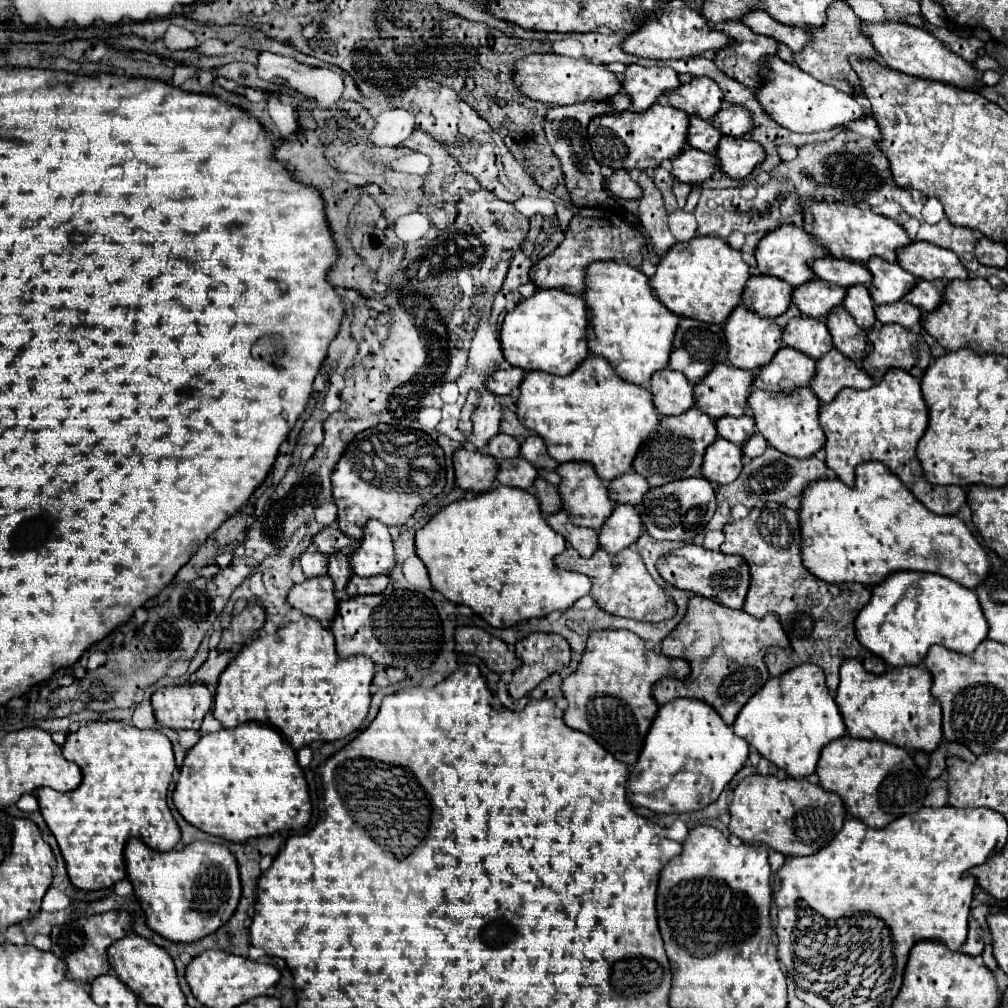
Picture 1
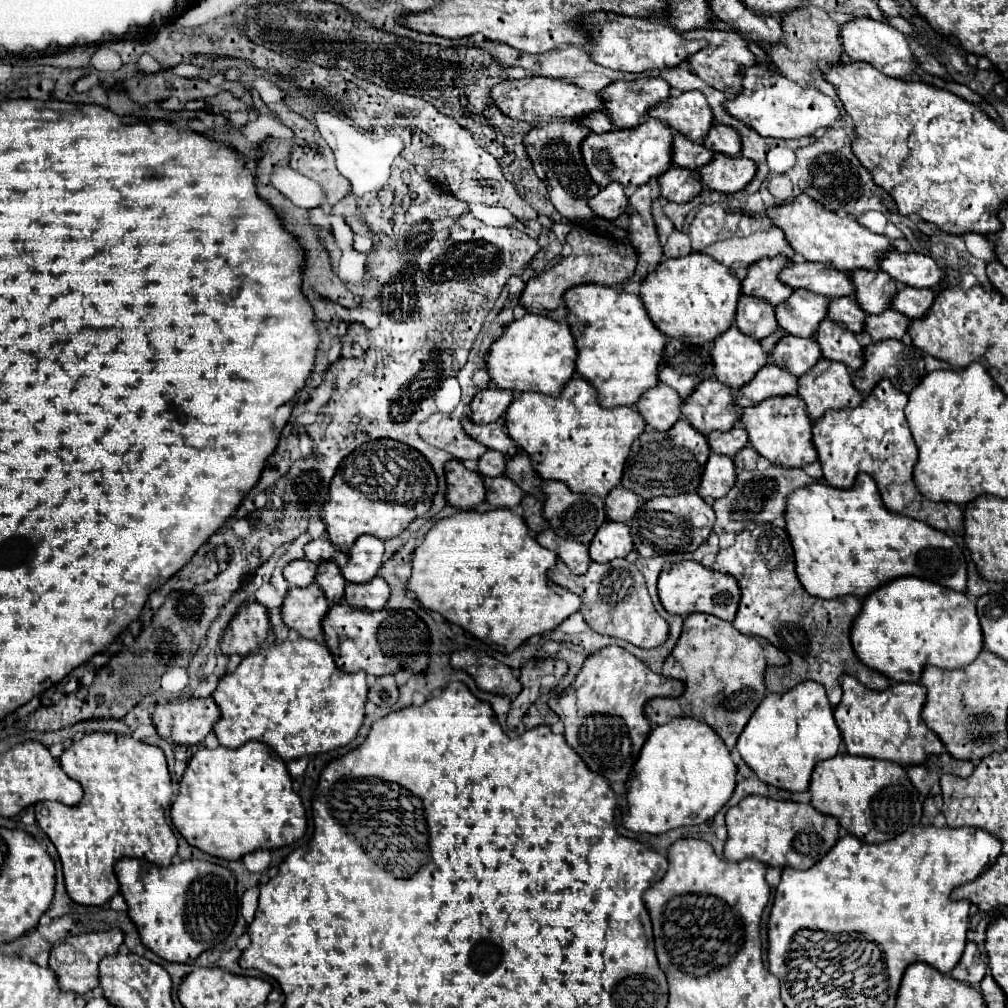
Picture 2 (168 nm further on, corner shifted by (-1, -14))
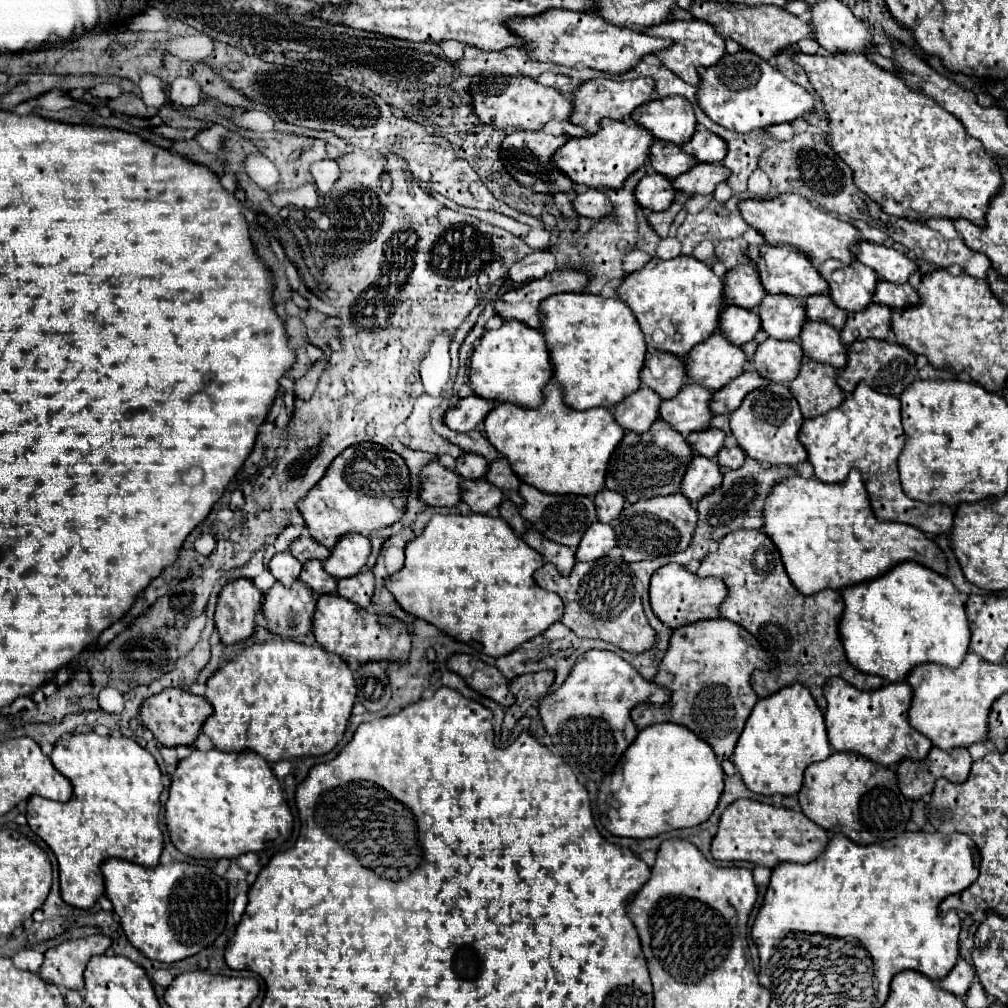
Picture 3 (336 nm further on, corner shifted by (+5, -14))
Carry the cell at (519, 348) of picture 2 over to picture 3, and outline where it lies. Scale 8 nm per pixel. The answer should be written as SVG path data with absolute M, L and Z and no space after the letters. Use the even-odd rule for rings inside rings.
M508 320L498 330L486 332L470 356L468 378L472 392L486 400L520 404L522 408L540 406L542 388L552 378L552 364L542 332L516 320Z

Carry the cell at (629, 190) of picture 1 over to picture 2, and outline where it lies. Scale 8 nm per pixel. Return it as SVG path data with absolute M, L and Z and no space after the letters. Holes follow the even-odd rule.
M612 182L610 186L602 188L600 194L590 200L590 208L594 210L596 216L602 216L606 220L616 220L628 208L628 196L624 192L624 186Z

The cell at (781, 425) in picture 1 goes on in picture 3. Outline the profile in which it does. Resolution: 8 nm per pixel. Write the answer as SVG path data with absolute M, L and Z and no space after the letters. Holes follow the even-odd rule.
M766 382L764 386L752 390L744 398L742 406L732 412L730 430L746 456L758 462L796 466L798 462L804 462L808 458L804 446L798 442L798 430L802 426L802 420L804 418L800 414L800 406L788 386Z

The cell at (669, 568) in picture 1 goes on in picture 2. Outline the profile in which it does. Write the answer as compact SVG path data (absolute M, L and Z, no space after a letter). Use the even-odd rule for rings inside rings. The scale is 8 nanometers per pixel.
M678 562L672 564L670 568L664 568L658 578L658 594L662 606L670 614L692 614L692 612L704 612L704 614L714 614L722 620L732 622L738 604L740 604L740 588L734 576L716 572L712 568L704 568L700 562Z

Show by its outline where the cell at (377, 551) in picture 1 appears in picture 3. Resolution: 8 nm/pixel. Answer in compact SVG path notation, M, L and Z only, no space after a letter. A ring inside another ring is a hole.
M350 532L350 534L344 534L334 544L328 560L324 560L322 566L336 580L350 578L364 568L368 554L370 554L370 540L362 534Z

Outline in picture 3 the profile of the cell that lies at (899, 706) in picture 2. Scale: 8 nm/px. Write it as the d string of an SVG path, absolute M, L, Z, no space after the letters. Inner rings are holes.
M828 678L824 684L824 696L828 700L828 708L826 708L826 730L828 730L828 740L832 744L834 750L838 752L856 752L876 764L882 766L890 766L890 764L898 764L902 760L922 760L930 748L932 742L922 736L918 730L914 730L908 722L908 708L910 708L910 700L912 700L912 688L908 686L908 682L890 682L878 690L858 690L852 684L848 684L842 678Z

